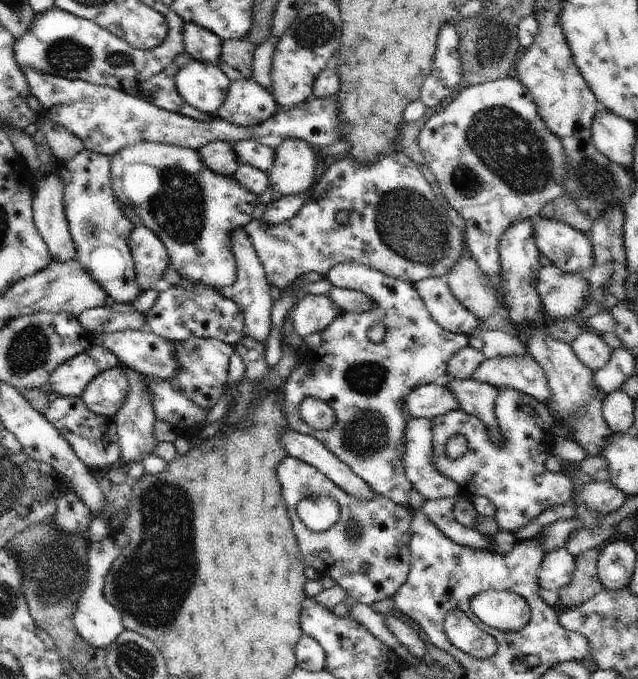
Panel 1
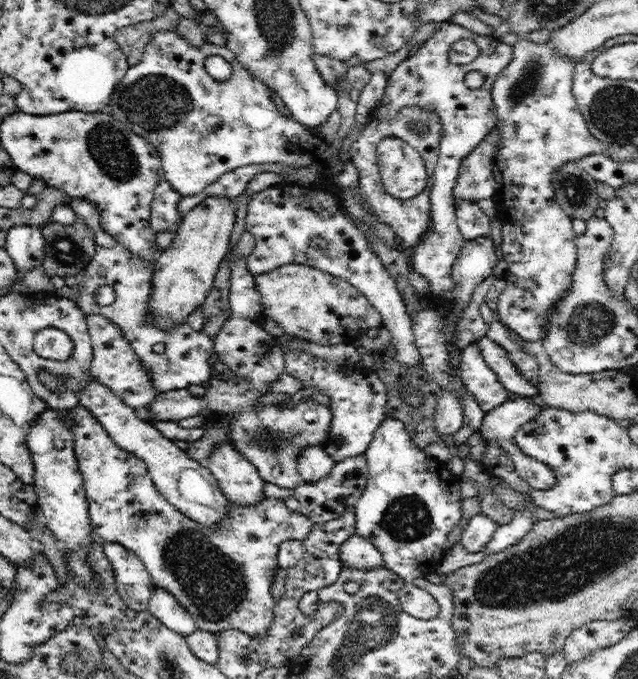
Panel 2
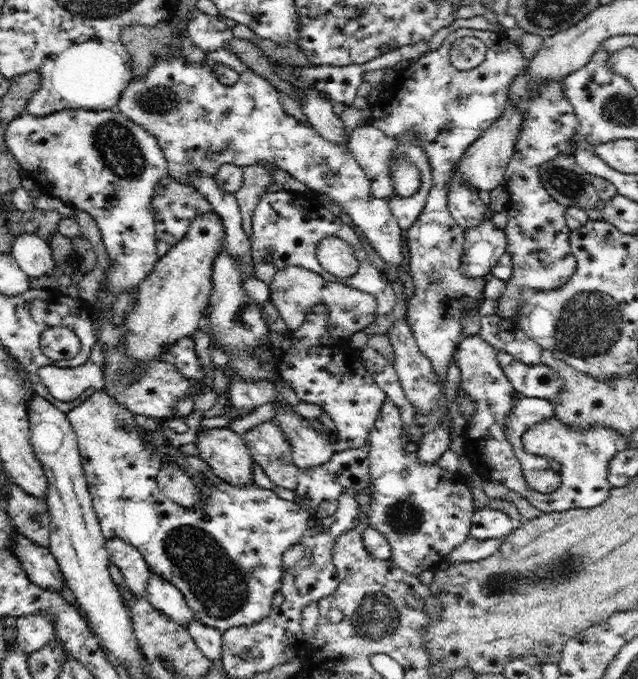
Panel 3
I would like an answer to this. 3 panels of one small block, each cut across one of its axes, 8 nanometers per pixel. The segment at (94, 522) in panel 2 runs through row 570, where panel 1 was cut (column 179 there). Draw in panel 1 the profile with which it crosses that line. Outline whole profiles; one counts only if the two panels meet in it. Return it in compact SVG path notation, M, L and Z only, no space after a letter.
M142 140L139 143L124 147L111 158L111 179L114 194L121 204L131 208L141 218L141 224L148 227L154 234L157 234L158 238L164 243L170 257L169 266L178 272L183 282L192 285L203 284L224 292L228 292L229 289L232 288L237 279L237 264L233 255L233 250L231 249L231 234L234 229L246 227L252 220L251 214L259 203L257 194L242 188L233 176L221 175L210 170L210 168L201 161L198 151L169 144L149 143Z

